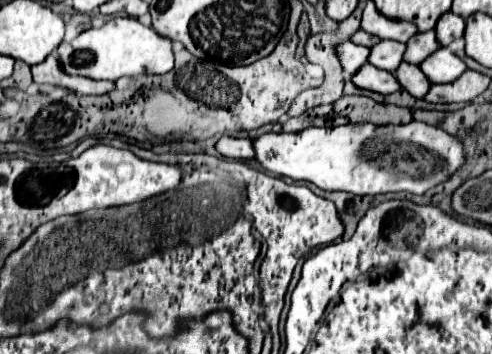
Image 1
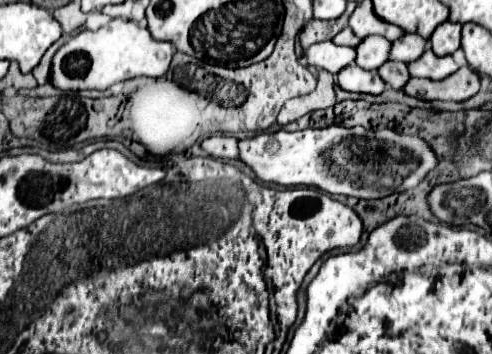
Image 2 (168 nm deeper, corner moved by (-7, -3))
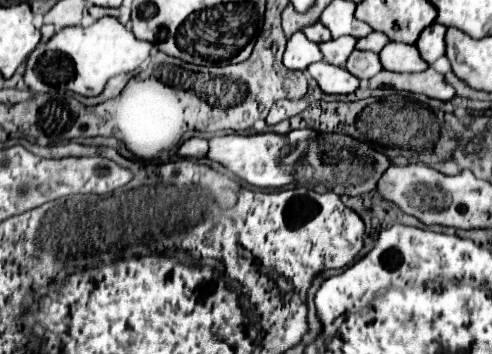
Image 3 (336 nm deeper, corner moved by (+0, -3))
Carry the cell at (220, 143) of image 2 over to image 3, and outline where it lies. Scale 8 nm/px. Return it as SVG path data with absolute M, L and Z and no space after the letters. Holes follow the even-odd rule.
M188 138L180 144L178 148L178 156L180 158L204 158L208 152L208 142L204 138Z

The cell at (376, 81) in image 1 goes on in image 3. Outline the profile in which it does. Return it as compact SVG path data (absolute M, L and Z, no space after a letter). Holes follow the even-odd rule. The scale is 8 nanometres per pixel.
M316 62L310 64L306 70L318 82L324 94L350 94L360 86L360 80L356 80L356 76L352 76L346 68Z

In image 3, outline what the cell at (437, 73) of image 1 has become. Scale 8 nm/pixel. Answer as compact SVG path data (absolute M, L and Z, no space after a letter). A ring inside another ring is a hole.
M388 42L380 50L380 64L384 70L392 72L422 72L428 64L420 58L418 48L414 44L396 44Z

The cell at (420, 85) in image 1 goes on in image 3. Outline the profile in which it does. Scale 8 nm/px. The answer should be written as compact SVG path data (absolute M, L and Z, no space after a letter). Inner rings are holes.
M354 50L348 56L344 66L348 72L352 72L360 80L368 80L370 76L374 76L376 72L382 70L378 56L374 52L362 52L362 50Z

